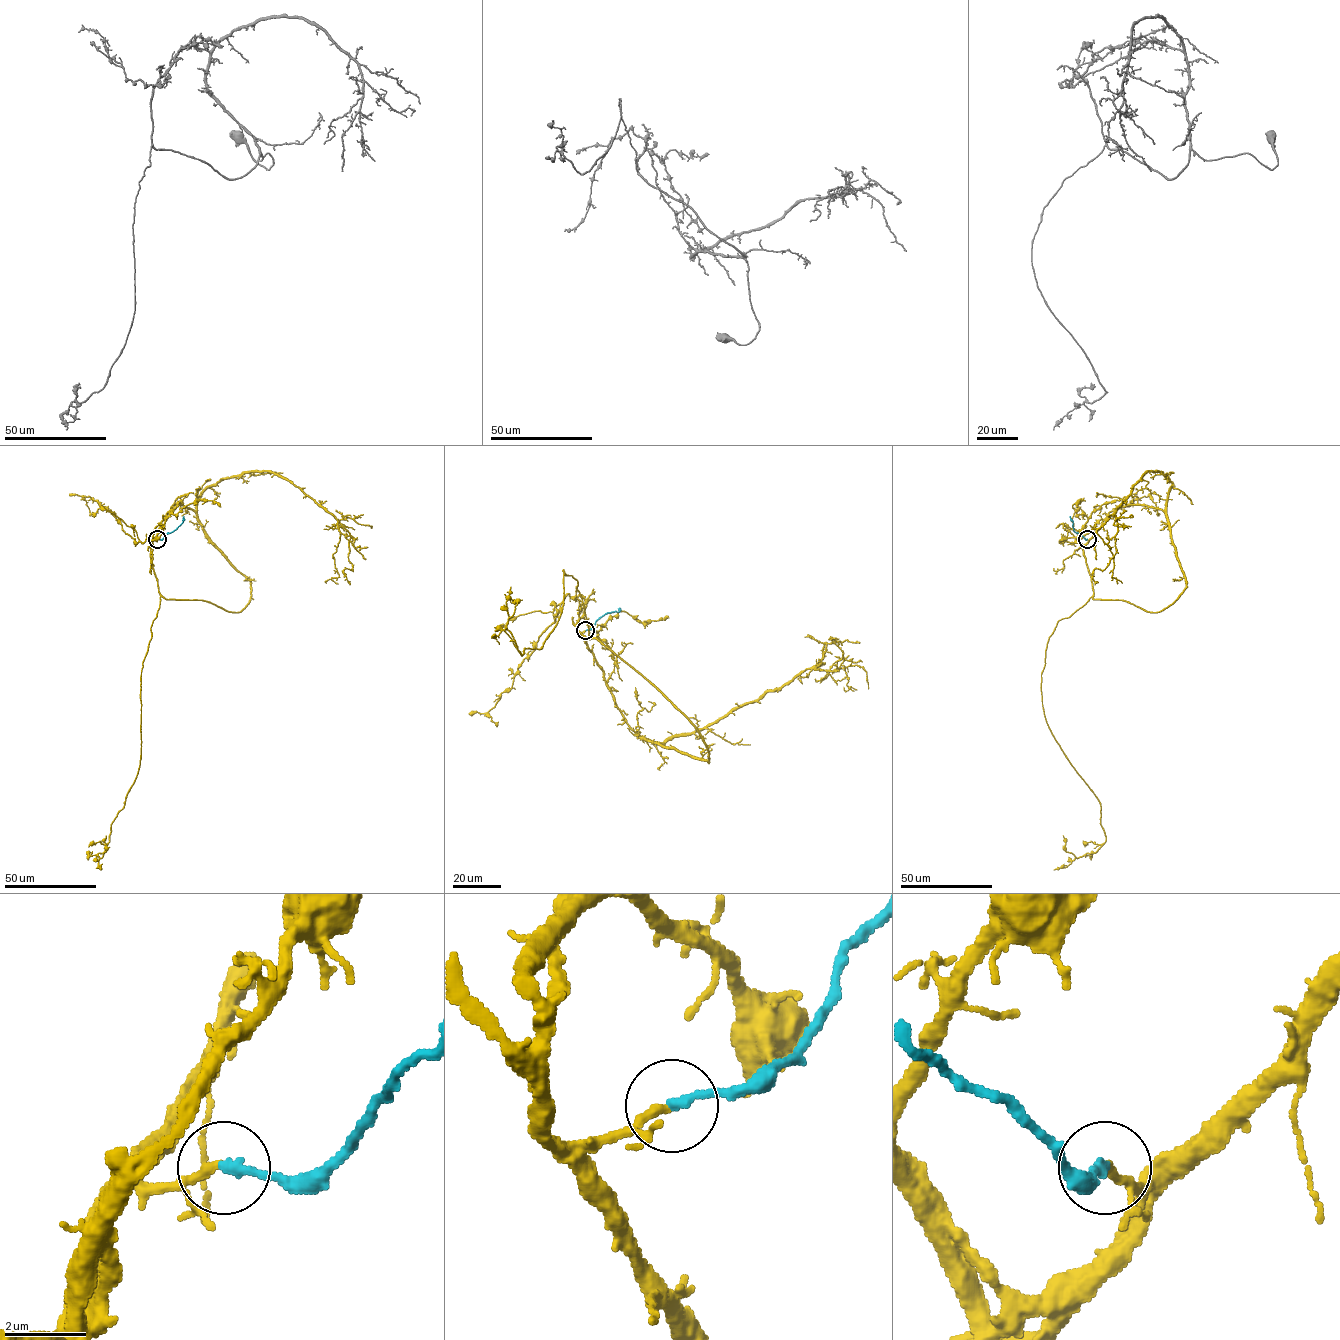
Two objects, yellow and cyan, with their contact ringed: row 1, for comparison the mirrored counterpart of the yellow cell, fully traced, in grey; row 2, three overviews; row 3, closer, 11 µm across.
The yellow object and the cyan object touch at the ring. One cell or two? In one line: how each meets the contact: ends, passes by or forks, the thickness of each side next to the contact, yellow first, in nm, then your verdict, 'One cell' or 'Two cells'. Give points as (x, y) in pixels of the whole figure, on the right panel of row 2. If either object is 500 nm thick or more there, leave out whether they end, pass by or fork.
At the ring yellow ends. At the ring cyan ends. Thickness 240 nm (yellow) against 240 nm. One cell

